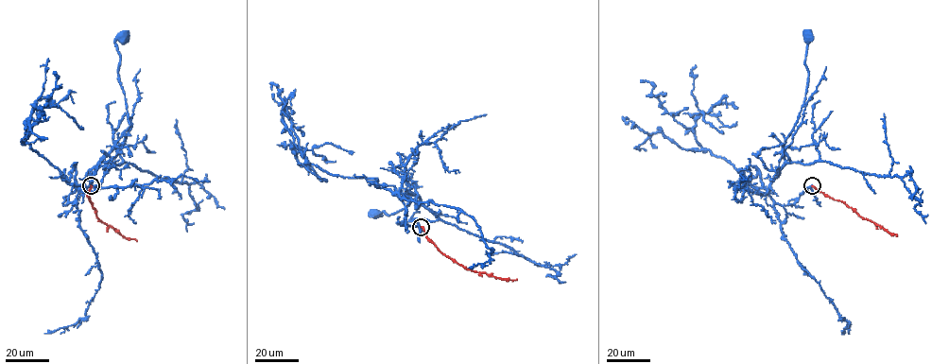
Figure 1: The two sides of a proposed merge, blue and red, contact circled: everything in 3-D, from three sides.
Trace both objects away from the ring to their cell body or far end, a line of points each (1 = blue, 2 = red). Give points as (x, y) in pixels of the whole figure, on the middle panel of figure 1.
1: (421, 227), (404, 224), (404, 204), (397, 192), (411, 192), (416, 196), (405, 208), (370, 216), (374, 214)
2: (421, 227), (426, 237), (441, 252), (466, 268), (502, 279), (517, 279)

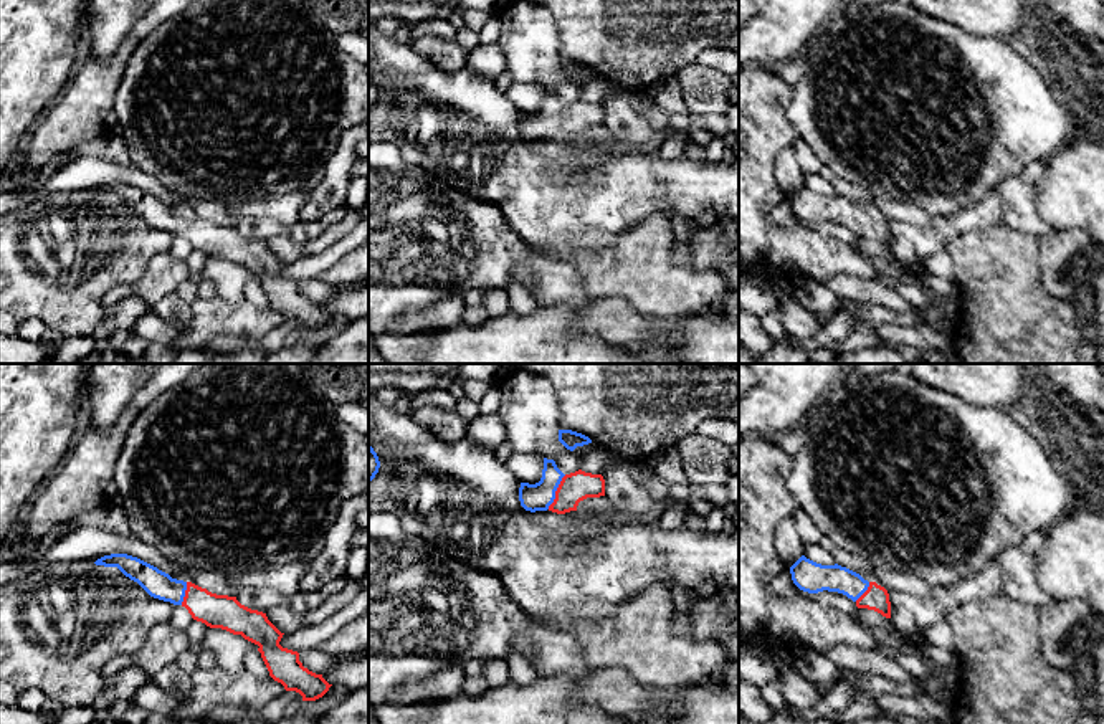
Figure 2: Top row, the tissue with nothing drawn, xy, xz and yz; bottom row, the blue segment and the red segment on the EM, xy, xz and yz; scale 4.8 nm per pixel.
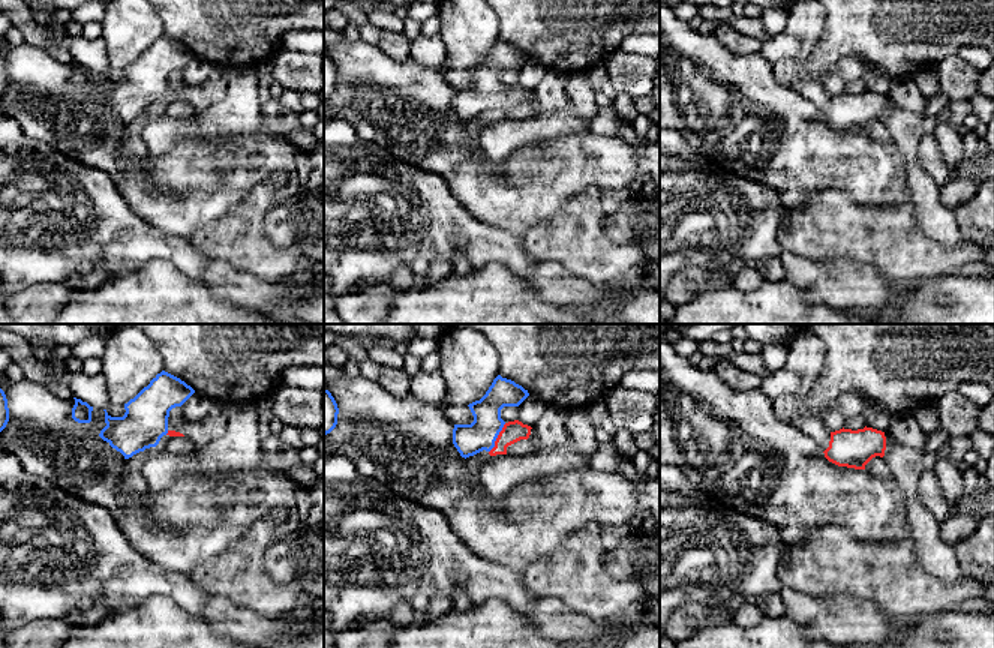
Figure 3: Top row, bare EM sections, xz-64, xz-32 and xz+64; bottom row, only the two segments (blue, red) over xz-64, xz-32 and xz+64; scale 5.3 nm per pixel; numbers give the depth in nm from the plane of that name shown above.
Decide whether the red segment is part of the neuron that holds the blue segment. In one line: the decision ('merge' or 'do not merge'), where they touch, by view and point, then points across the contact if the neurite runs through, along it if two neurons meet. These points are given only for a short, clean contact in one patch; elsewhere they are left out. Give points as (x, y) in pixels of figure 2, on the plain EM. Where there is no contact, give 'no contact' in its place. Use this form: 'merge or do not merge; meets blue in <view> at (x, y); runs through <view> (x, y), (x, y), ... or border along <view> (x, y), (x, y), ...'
merge; meets blue in xz at (556, 119); runs through xz (539, 126), (556, 119), (575, 116)

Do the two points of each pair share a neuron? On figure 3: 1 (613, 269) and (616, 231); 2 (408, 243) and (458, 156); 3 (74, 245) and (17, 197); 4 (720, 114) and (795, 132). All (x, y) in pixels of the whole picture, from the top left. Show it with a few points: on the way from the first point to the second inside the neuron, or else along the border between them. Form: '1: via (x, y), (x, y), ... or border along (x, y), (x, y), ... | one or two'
1: border along (601, 216), (613, 242), (636, 242), (643, 252) | two
2: border along (411, 165), (437, 173), (465, 207) | two
3: via (60, 231), (44, 215), (35, 215), (30, 210) | one
4: via (739, 108), (772, 108), (777, 113) | one

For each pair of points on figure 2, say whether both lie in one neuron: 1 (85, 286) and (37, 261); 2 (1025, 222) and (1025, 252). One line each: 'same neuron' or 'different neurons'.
1: same neuron
2: different neurons

